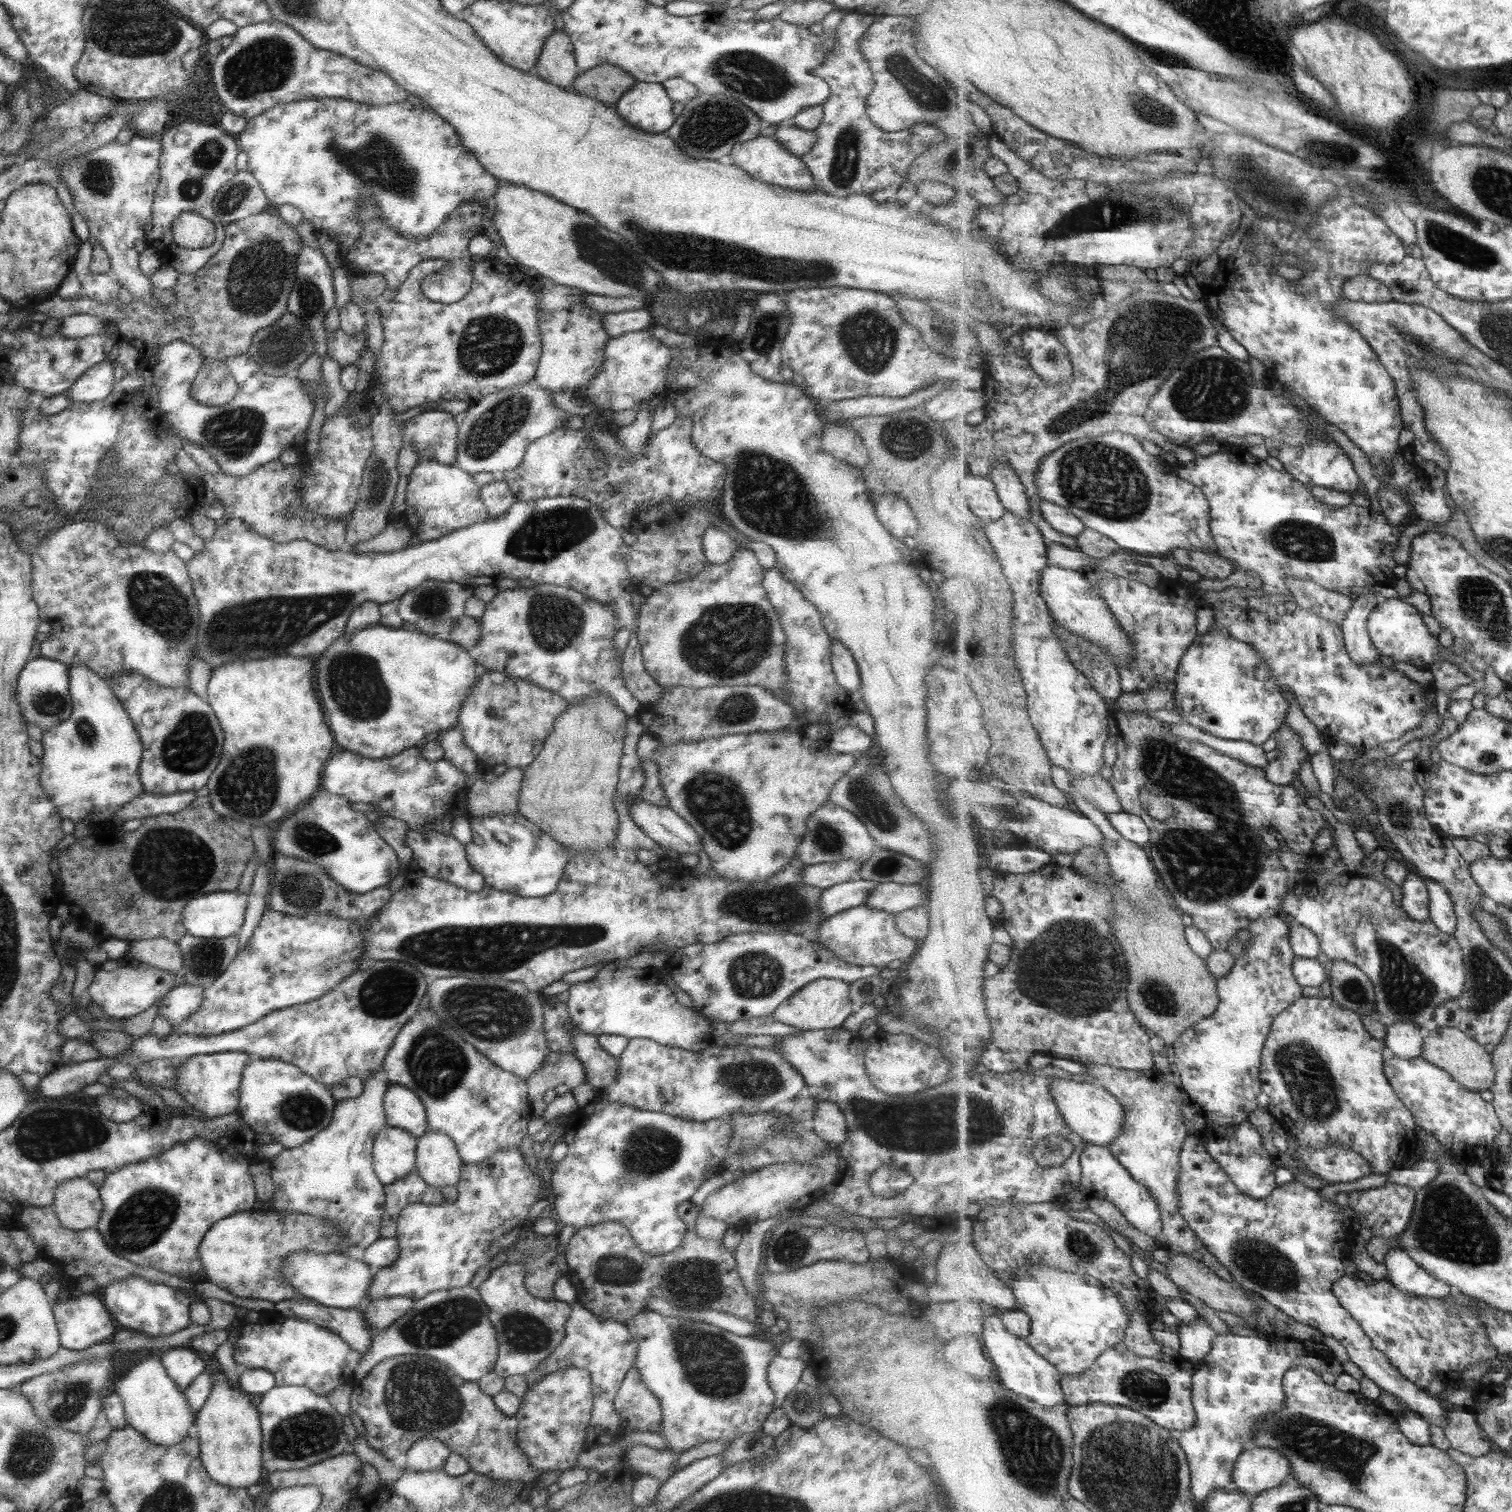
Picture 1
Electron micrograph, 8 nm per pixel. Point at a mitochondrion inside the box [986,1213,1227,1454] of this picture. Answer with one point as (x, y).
(1148, 1389)

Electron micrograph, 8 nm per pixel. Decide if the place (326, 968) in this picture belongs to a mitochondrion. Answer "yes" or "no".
yes

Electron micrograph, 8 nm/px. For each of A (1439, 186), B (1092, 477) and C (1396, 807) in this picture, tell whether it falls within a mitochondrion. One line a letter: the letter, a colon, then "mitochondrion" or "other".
A: other
B: mitochondrion
C: mitochondrion

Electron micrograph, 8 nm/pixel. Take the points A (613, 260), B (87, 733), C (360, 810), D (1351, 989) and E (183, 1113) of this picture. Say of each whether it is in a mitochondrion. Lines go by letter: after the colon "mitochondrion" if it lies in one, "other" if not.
A: mitochondrion
B: mitochondrion
C: other
D: mitochondrion
E: other

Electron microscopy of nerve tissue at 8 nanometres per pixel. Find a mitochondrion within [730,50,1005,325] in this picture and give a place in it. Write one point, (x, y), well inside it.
(843, 172)

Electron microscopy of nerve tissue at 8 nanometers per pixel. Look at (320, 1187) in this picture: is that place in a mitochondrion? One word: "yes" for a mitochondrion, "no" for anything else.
no

